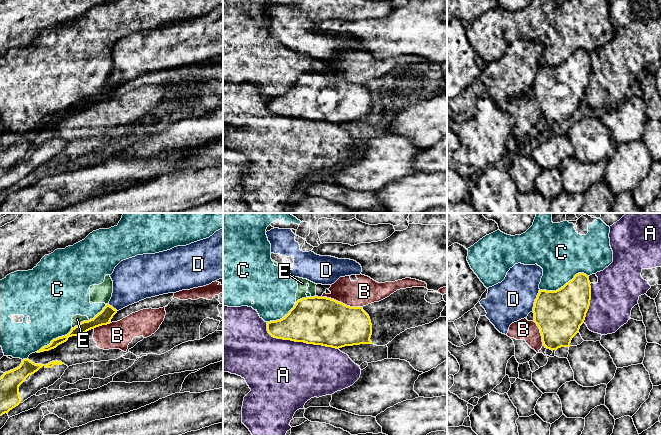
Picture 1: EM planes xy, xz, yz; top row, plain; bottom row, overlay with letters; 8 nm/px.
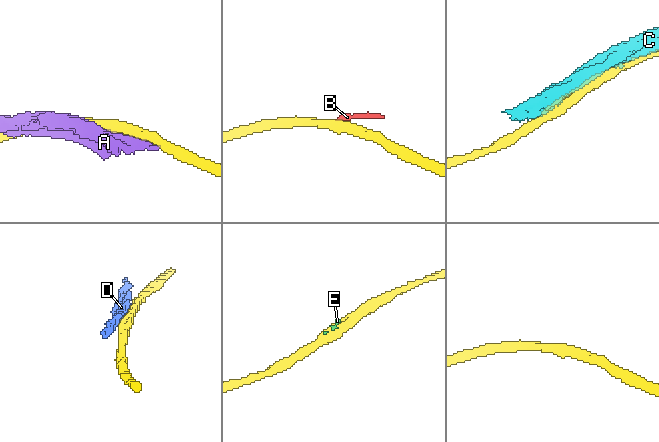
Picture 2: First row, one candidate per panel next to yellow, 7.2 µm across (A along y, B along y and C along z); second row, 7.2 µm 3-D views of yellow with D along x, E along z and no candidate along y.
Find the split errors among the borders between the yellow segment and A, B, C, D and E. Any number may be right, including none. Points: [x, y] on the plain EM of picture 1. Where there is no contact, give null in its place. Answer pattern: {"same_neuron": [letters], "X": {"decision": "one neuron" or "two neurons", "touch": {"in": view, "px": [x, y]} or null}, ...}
{"same_neuron": [], "A": {"decision": "two neurons", "touch": {"in": "xz", "px": [298, 117]}}, "B": {"decision": "two neurons", "touch": {"in": "xz", "px": [342, 79]}}, "C": {"decision": "two neurons", "touch": {"in": "yz", "px": [565, 60]}}, "D": {"decision": "two neurons", "touch": {"in": "yz", "px": [535, 76]}}, "E": {"decision": "two neurons", "touch": {"in": "xy", "px": [81, 98]}}}

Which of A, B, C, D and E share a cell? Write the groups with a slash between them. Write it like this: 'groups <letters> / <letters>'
groups A / B / C E / D

